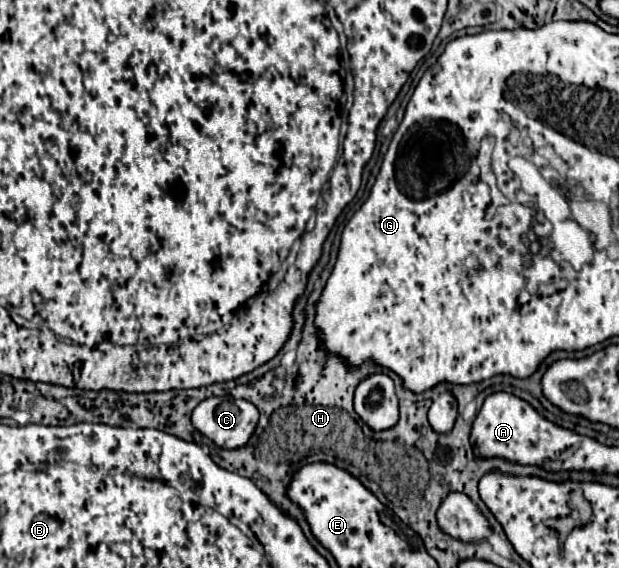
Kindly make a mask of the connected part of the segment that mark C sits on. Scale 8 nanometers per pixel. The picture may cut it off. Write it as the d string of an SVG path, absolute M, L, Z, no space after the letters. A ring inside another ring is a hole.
M211 396L199 402L199 406L193 410L193 426L207 436L211 442L215 442L221 448L239 448L247 444L249 436L253 434L259 420L257 408L247 400L235 400L233 396Z

